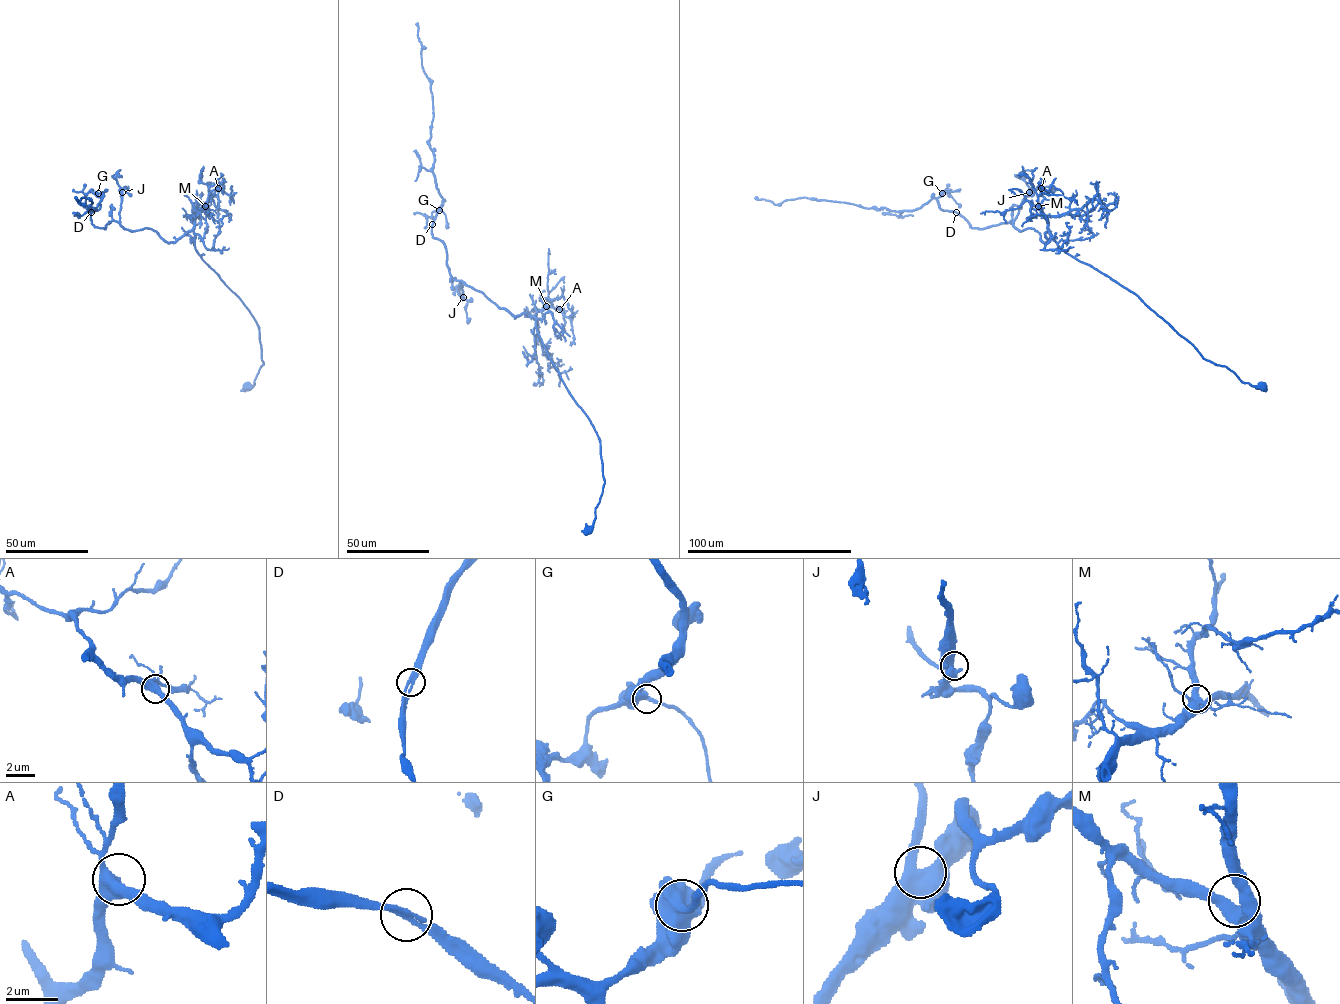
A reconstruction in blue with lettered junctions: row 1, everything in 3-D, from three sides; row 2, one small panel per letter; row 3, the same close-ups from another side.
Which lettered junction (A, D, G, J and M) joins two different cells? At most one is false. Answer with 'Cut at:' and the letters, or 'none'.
Cut at: none

